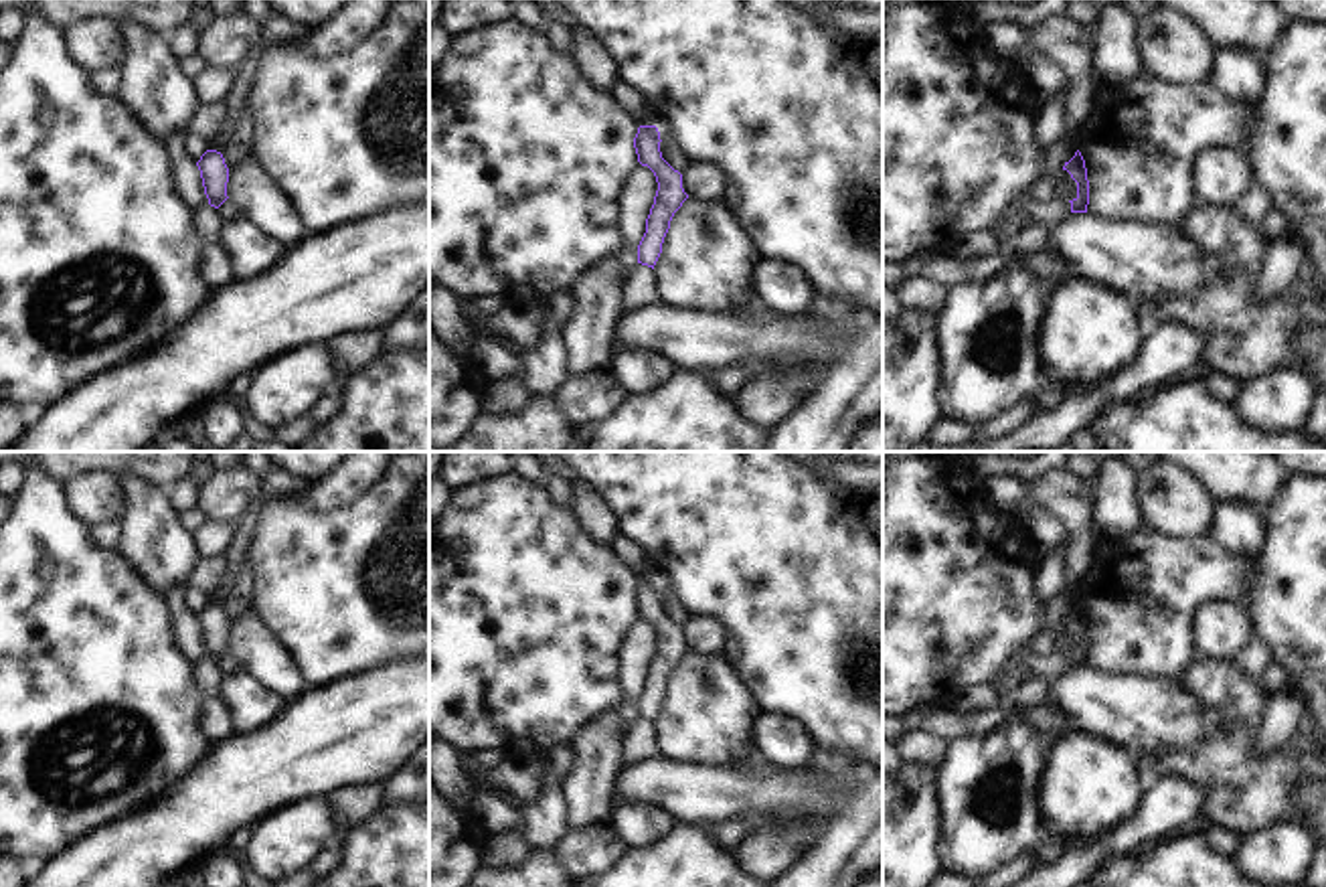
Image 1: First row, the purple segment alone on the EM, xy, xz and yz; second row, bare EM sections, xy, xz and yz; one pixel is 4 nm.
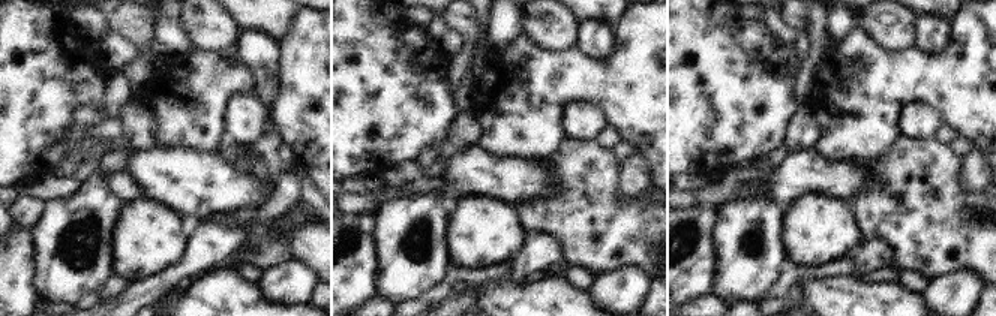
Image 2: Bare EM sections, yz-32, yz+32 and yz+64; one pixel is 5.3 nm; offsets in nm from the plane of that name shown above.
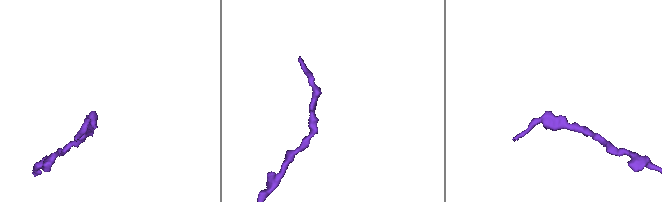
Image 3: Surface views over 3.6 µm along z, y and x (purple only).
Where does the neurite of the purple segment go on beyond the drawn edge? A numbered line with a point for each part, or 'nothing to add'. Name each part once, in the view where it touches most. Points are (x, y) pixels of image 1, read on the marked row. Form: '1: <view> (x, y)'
1: xy (227, 211)

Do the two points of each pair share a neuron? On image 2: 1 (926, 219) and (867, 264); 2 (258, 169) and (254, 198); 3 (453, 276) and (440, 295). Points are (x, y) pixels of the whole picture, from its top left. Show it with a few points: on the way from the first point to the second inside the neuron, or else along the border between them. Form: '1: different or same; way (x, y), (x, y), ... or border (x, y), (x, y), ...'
1: different; border (861, 243), (887, 243), (894, 252)
2: different; border (227, 162), (242, 174), (273, 186)
3: same; way (449, 280), (443, 291)

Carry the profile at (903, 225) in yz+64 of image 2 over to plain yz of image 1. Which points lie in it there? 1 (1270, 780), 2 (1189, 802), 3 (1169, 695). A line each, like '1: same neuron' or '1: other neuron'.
1: same neuron
2: other neuron
3: other neuron

